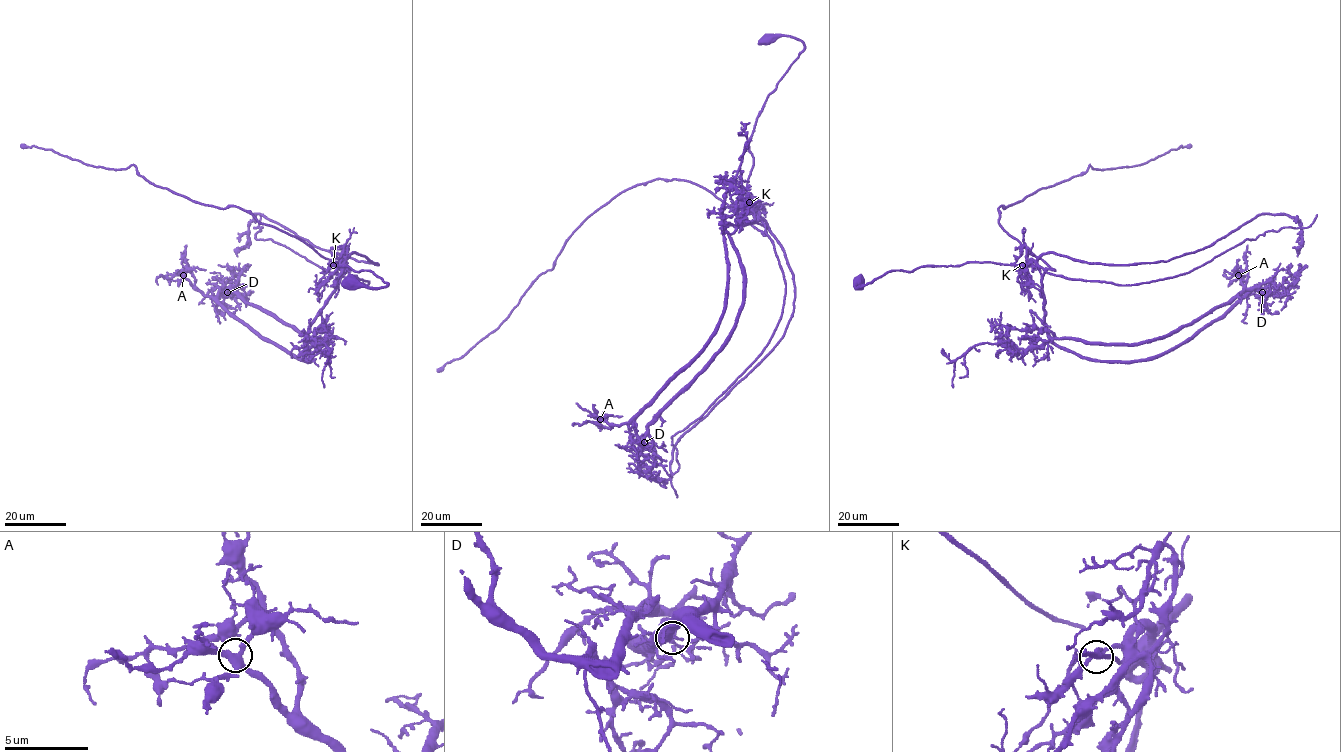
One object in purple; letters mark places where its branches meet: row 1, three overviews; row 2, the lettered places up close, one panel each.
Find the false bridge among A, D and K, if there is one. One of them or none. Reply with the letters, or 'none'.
K

